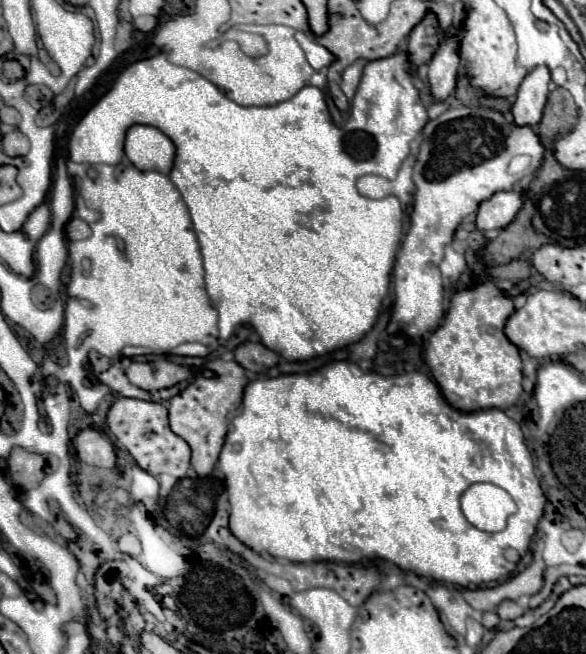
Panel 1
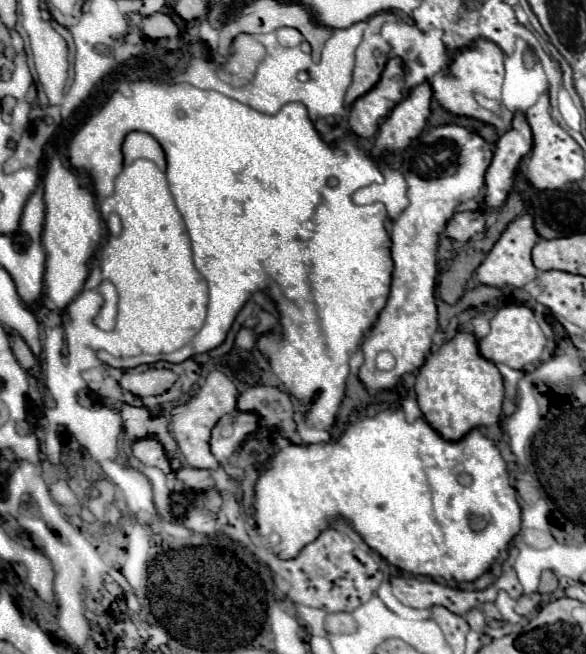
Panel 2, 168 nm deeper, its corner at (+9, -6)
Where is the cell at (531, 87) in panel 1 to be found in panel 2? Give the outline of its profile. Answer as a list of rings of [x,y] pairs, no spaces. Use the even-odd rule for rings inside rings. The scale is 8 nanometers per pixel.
[[[516,111],[510,129],[496,143],[494,159],[492,159],[488,175],[486,175],[488,195],[482,205],[484,211],[498,209],[504,203],[504,199],[514,183],[512,175],[516,175],[516,167],[520,165],[520,159],[524,159],[530,149],[532,149],[530,125],[528,125],[524,113]]]

